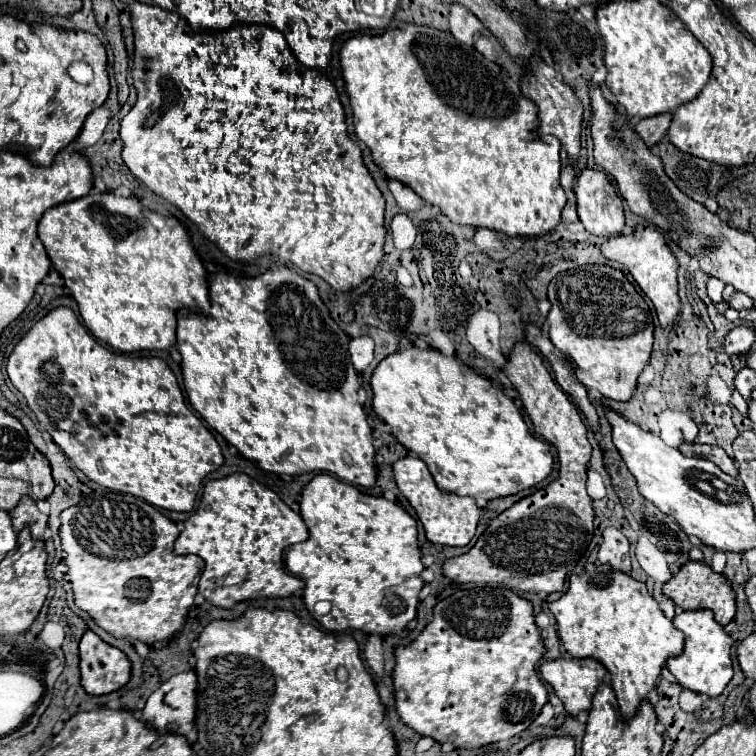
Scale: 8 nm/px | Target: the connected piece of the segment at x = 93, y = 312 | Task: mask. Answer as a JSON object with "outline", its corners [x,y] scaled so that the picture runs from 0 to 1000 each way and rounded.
{"outline":[[[131,255],[81,269],[57,282],[49,298],[49,308],[70,353],[94,382],[112,433],[131,451],[160,467],[224,462],[231,454],[231,414],[237,409],[253,406],[276,414],[271,356],[255,332],[247,306],[231,287],[213,287],[205,279],[189,274],[181,261]]]}

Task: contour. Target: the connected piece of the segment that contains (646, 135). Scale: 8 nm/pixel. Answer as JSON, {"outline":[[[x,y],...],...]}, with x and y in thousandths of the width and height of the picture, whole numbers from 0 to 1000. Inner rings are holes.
{"outline":[[[874,149],[874,152],[866,152],[866,155],[858,155],[858,157],[848,157],[843,165],[840,165],[840,173],[845,176],[845,181],[853,187],[856,194],[864,194],[869,192],[877,179],[882,176],[885,165],[888,165],[888,149]]]}

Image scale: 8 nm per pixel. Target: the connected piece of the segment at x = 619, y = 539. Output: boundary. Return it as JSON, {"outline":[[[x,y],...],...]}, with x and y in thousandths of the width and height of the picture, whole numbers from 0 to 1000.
{"outline":[[[803,697],[798,702],[798,716],[792,721],[792,742],[808,745],[813,753],[821,753],[821,755],[829,755],[829,758],[835,755],[832,716],[819,700]]]}

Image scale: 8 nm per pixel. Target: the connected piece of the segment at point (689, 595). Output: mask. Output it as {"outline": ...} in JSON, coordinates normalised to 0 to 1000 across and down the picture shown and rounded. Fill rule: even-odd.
{"outline":[[[909,742],[880,774],[877,784],[893,795],[896,803],[901,806],[940,806],[946,811],[946,819],[954,827],[962,827],[970,821],[975,811],[975,798],[972,798],[972,782],[959,766],[959,761],[940,755],[938,747],[925,745],[925,742]]]}

